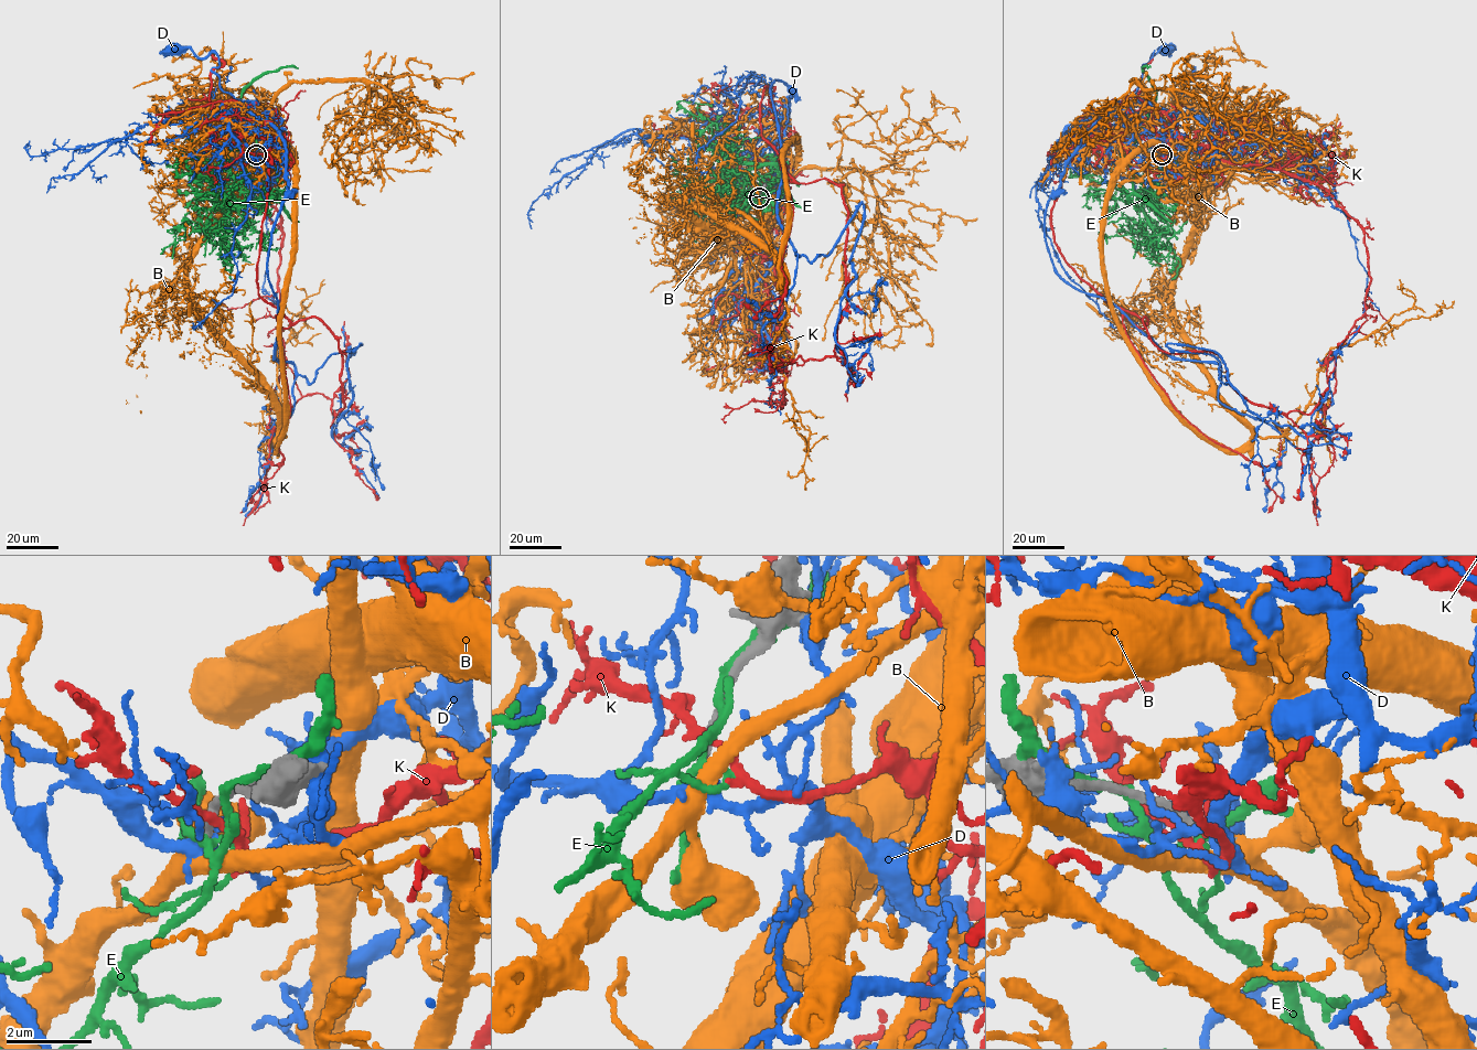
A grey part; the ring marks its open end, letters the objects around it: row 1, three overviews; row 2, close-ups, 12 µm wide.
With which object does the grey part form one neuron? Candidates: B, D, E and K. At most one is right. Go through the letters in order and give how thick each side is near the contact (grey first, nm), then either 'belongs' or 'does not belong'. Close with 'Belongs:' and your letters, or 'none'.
B: 200 nm thick on the grey side, 400 nm on the other; belongs
D: 220 nm thick on the grey side, 320 nm on the other; does not belong
E: 260 nm thick on the grey side, 190 nm on the other; does not belong
K: 200 nm thick on the grey side, 180 nm on the other; does not belong
Belongs: B

